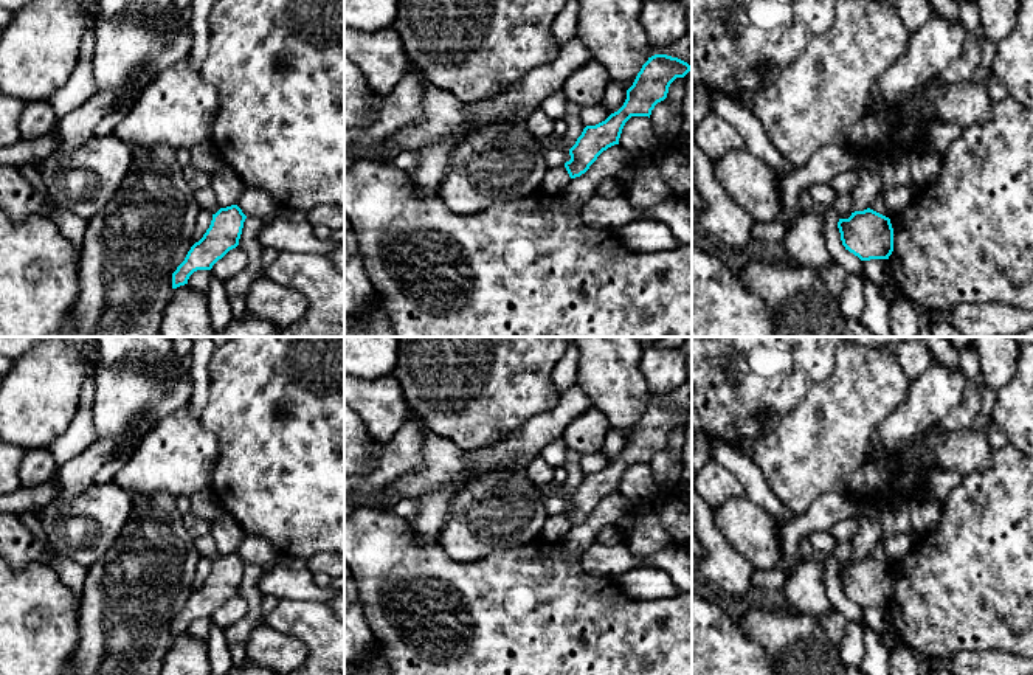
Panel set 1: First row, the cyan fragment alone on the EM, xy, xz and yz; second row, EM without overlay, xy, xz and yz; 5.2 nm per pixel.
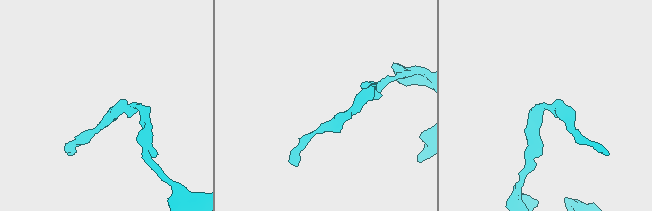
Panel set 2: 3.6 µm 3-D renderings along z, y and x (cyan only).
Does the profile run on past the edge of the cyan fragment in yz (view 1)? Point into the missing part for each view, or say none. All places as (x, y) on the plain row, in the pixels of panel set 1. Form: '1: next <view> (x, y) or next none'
1: next none

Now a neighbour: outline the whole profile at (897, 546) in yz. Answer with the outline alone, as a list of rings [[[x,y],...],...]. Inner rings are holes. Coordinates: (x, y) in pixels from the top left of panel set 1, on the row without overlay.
[[[897,534],[884,540],[884,552],[889,560],[889,566],[898,563],[912,548],[910,534]]]

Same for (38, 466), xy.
[[[47,448],[26,450],[19,467],[22,487],[37,487],[48,481],[57,469],[53,455]]]

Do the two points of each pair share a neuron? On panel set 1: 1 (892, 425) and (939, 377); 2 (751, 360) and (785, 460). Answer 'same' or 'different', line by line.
1: same
2: different

